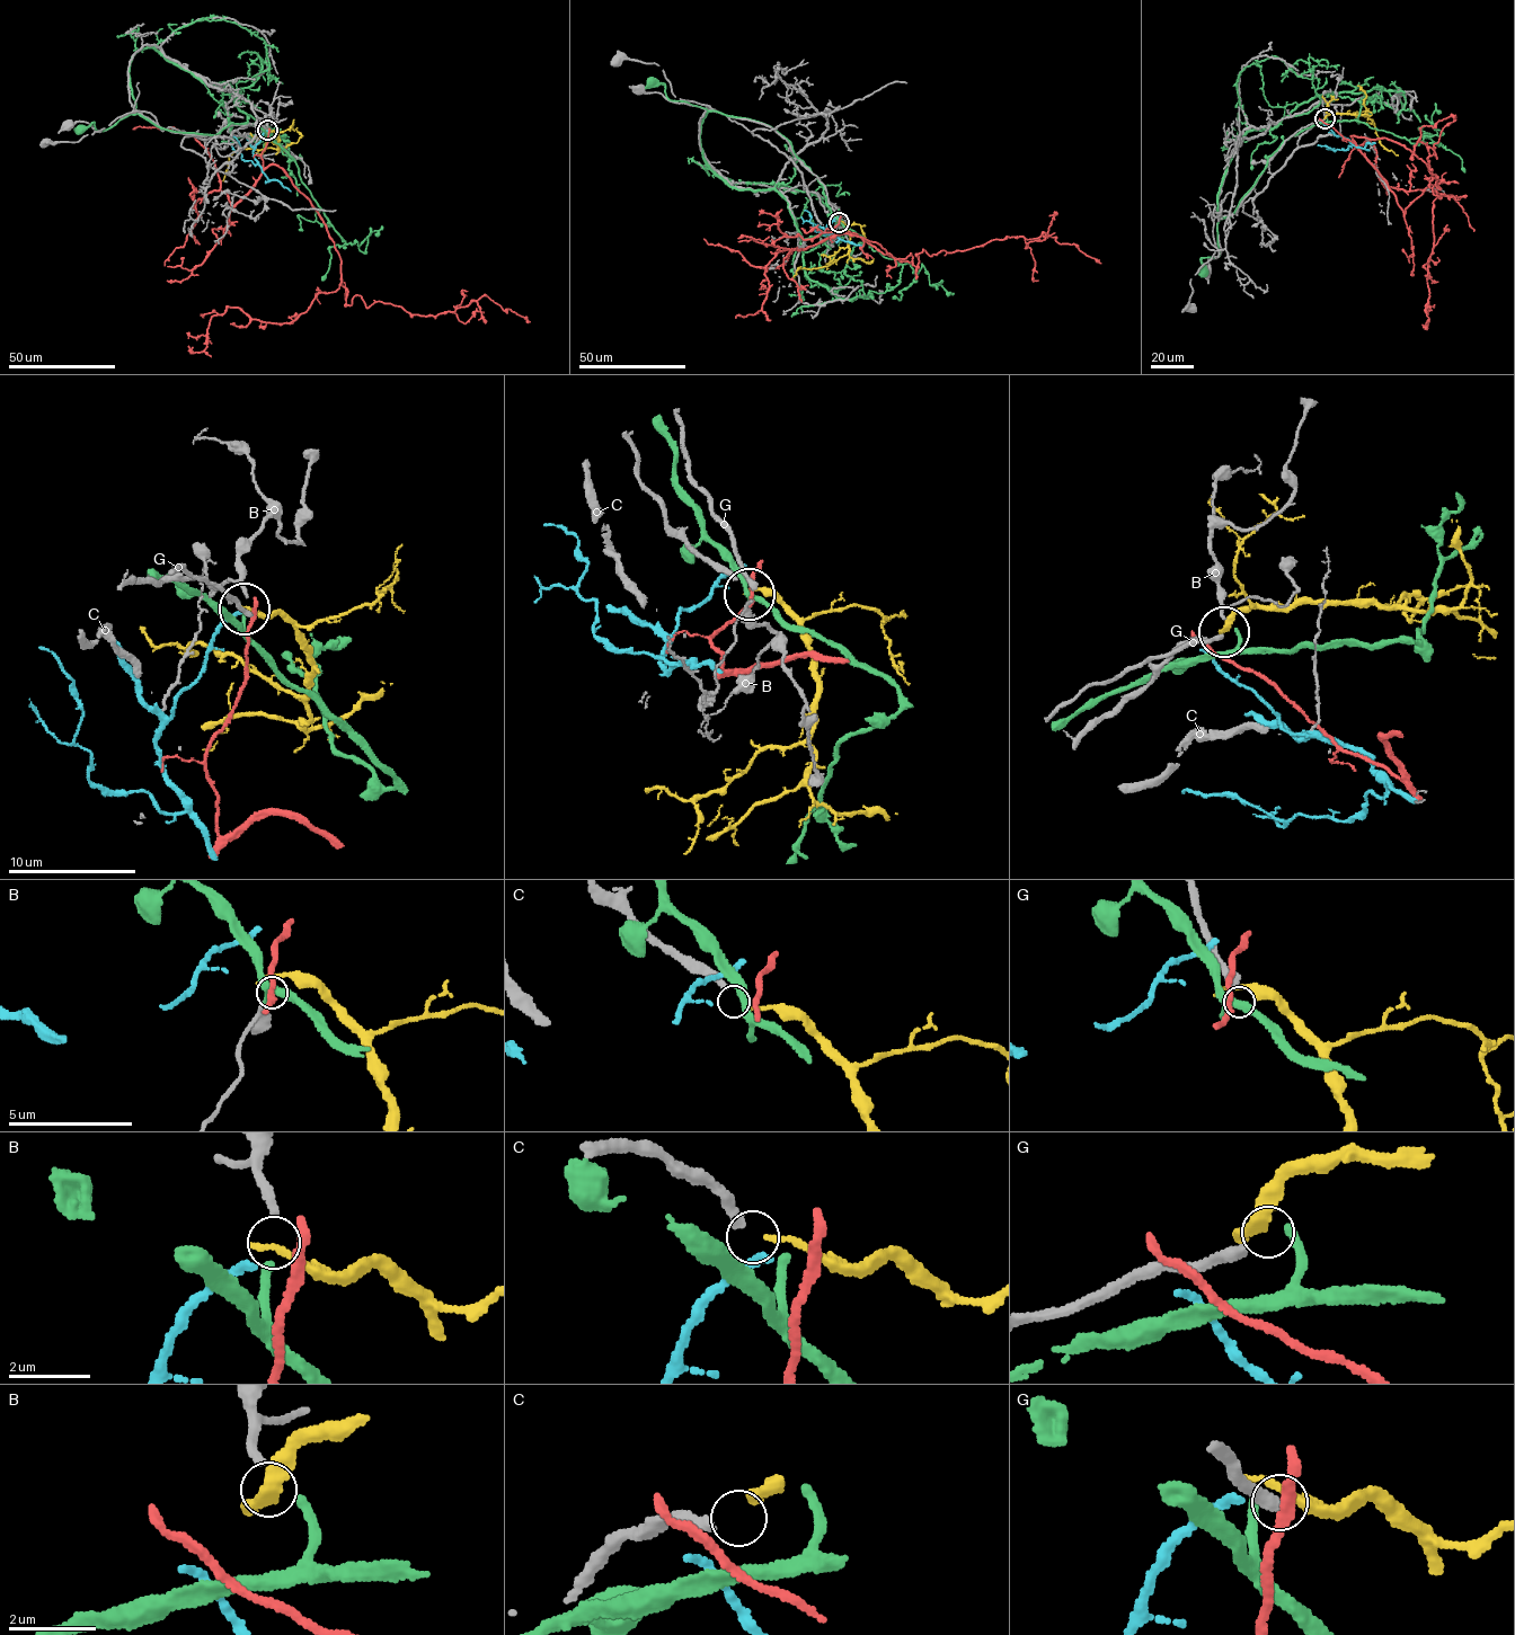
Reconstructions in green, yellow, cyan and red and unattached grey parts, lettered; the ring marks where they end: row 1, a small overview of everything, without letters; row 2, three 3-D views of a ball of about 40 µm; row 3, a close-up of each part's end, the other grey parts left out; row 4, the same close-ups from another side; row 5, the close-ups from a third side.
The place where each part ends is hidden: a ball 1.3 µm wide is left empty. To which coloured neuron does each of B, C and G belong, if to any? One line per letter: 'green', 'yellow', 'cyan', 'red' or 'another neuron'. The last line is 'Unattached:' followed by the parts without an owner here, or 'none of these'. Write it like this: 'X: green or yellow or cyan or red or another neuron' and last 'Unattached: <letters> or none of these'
B: green
C: yellow
G: another neuron
Unattached: G

